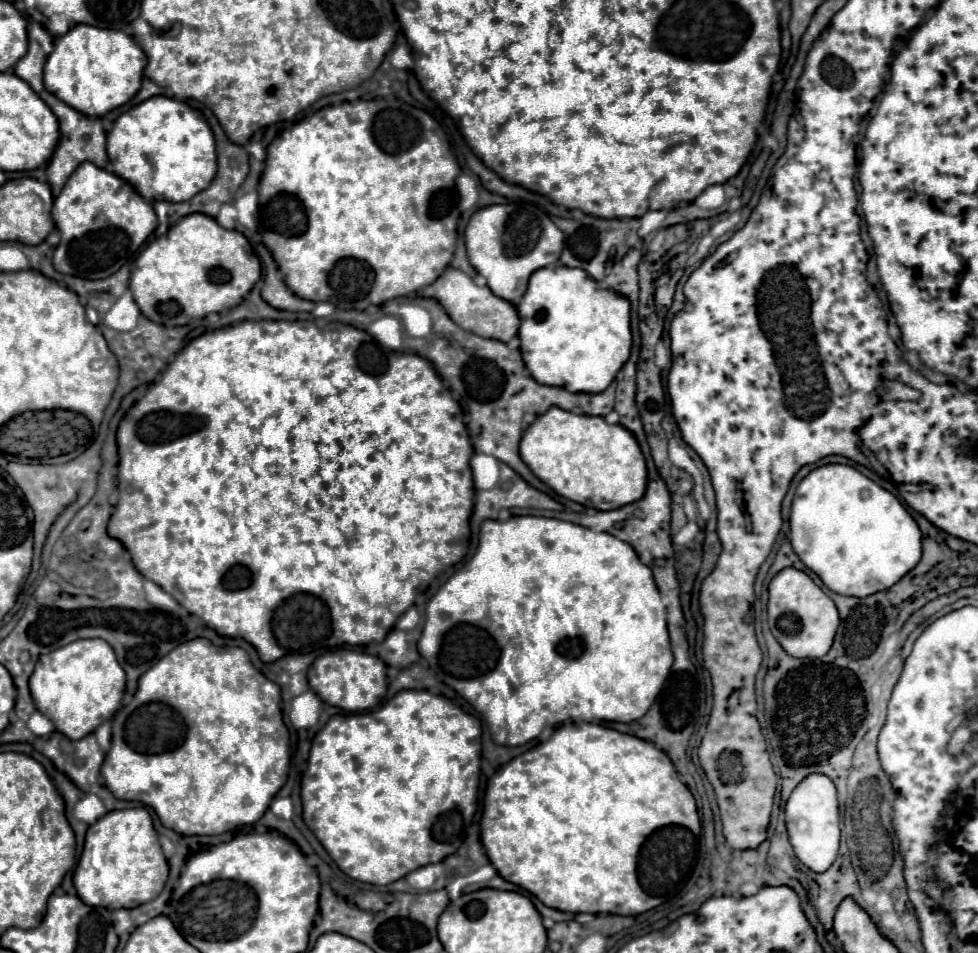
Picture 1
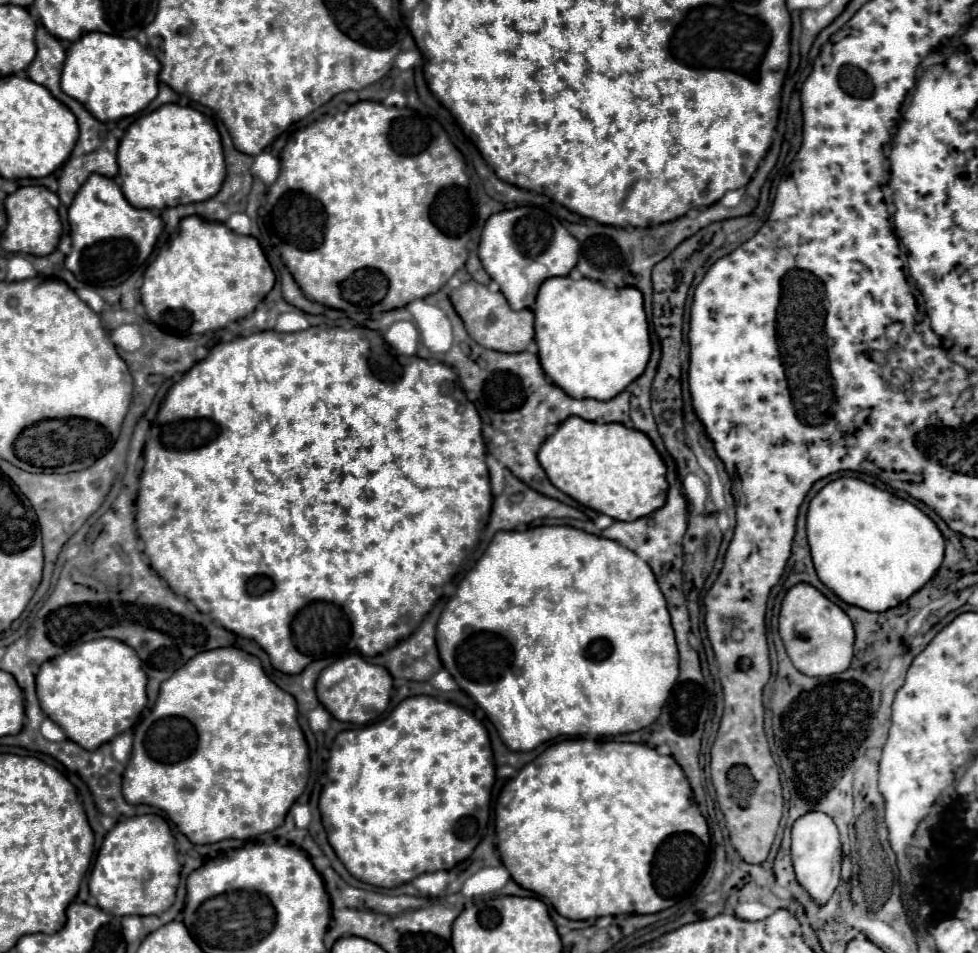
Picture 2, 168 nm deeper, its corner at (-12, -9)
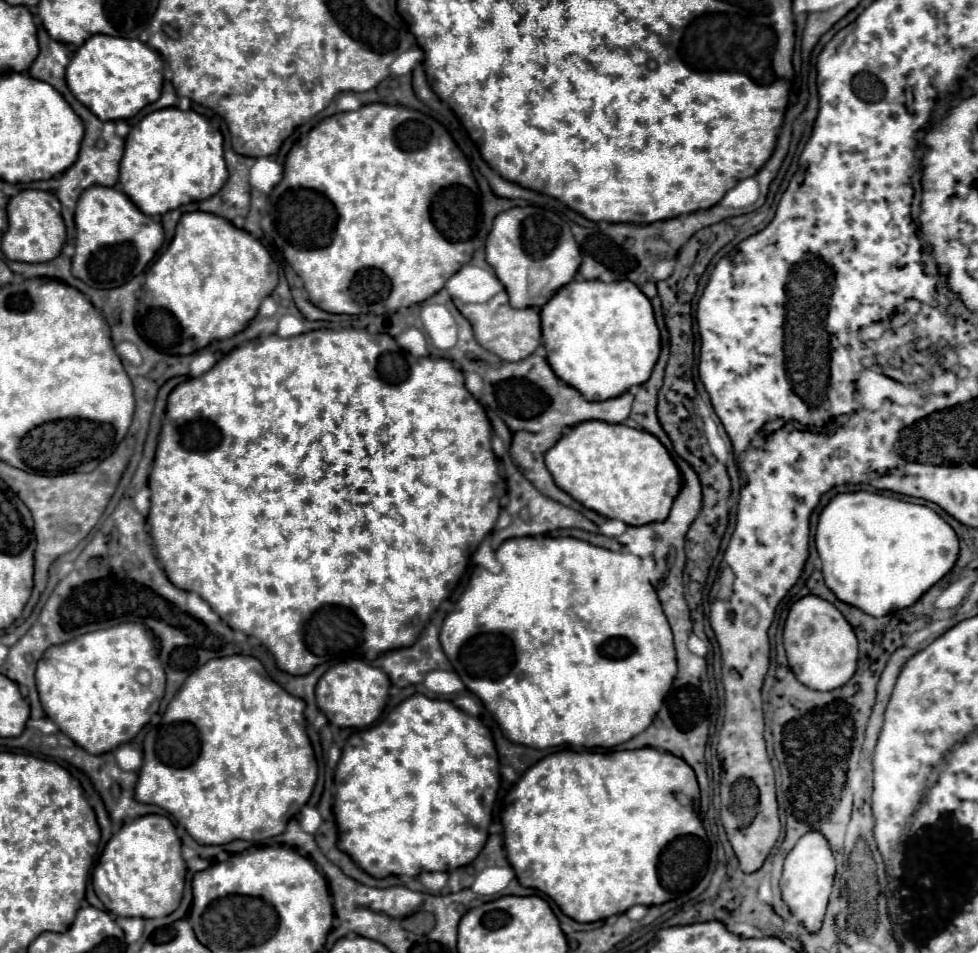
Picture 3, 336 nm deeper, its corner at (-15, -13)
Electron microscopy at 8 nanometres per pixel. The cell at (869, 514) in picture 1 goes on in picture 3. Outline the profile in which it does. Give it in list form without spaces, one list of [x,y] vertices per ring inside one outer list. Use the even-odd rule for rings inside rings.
[[[871,491],[839,493],[819,513],[815,545],[823,563],[825,585],[839,601],[859,607],[871,617],[885,617],[891,611],[911,607],[929,587],[933,587],[955,565],[959,541],[955,531],[929,507],[899,501]]]

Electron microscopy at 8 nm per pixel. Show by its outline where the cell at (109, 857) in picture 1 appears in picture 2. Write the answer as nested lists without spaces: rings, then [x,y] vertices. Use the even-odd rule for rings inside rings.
[[[138,815],[132,819],[122,819],[112,831],[104,837],[104,843],[98,851],[96,863],[90,873],[90,895],[98,901],[98,907],[110,915],[158,915],[164,913],[176,897],[176,887],[180,881],[180,863],[174,847],[174,837],[168,823],[160,815]]]

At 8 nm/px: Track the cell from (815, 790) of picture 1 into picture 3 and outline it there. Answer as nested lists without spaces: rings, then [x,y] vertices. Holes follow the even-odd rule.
[[[809,831],[807,835],[803,835],[785,859],[783,877],[781,877],[783,901],[789,905],[789,909],[793,913],[797,913],[801,917],[801,923],[809,931],[821,929],[825,909],[829,903],[829,895],[831,895],[833,883],[835,883],[835,865],[837,863],[835,863],[835,855],[829,847],[829,841],[819,831]]]

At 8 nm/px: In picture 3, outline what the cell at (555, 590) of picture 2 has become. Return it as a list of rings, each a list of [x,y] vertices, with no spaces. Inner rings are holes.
[[[519,537],[507,539],[495,551],[495,559],[503,565],[499,575],[489,573],[483,567],[475,567],[465,593],[455,603],[455,609],[445,617],[441,629],[441,645],[451,661],[455,673],[461,677],[463,667],[463,683],[471,693],[475,693],[489,713],[497,719],[503,735],[519,745],[527,745],[533,749],[547,749],[557,745],[571,745],[571,747],[603,747],[611,749],[617,747],[631,737],[645,731],[655,715],[659,713],[665,695],[671,689],[671,683],[677,675],[677,653],[673,645],[671,627],[667,617],[661,609],[657,593],[649,583],[641,559],[623,551],[611,551],[603,547],[595,547],[587,541],[575,537]]]

